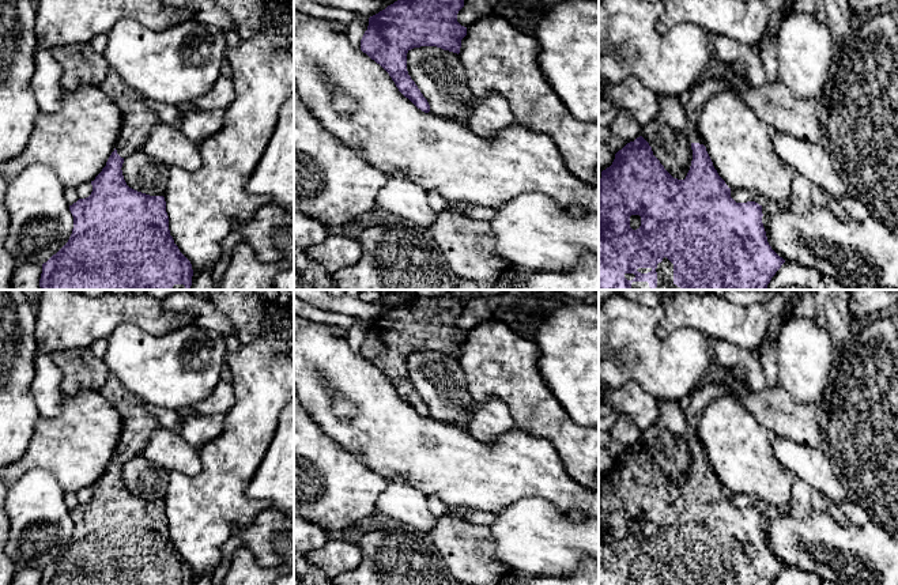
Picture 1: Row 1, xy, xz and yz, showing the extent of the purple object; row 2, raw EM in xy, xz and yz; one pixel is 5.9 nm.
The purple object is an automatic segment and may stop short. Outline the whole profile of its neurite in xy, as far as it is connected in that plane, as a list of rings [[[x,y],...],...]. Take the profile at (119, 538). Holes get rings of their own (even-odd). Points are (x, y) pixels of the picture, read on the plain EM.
[[[109,374],[99,390],[122,420],[116,453],[106,471],[91,486],[93,497],[69,510],[73,533],[68,547],[42,569],[39,585],[192,585],[190,566],[180,556],[169,535],[163,501],[129,492],[122,480],[124,464],[142,456],[152,433],[162,424],[144,408],[144,401]]]

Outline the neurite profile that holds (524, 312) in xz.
[[[505,290],[497,295],[480,295],[464,302],[457,327],[468,332],[483,321],[506,324],[527,340],[536,340],[539,328],[565,303],[556,290]]]

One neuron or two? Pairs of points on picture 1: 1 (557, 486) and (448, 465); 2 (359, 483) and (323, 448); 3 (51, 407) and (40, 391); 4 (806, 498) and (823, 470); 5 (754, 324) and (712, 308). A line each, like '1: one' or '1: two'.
1: one
2: one
3: one
4: two
5: one

